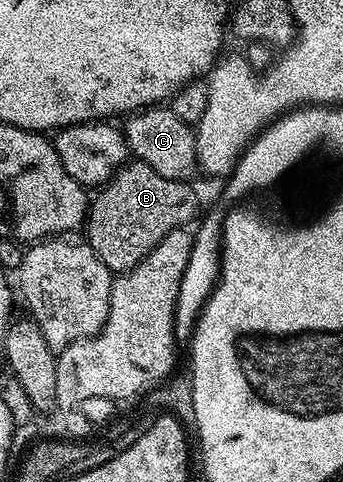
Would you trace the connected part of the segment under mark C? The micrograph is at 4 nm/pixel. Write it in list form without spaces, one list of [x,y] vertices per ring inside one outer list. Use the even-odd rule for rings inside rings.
[[[167,106],[142,108],[141,111],[132,113],[125,122],[123,131],[130,153],[140,163],[151,166],[155,174],[163,174],[163,178],[172,180],[188,181],[189,175],[193,171],[195,173],[198,171],[194,129],[188,124],[179,122],[179,118],[175,118],[170,108]]]

